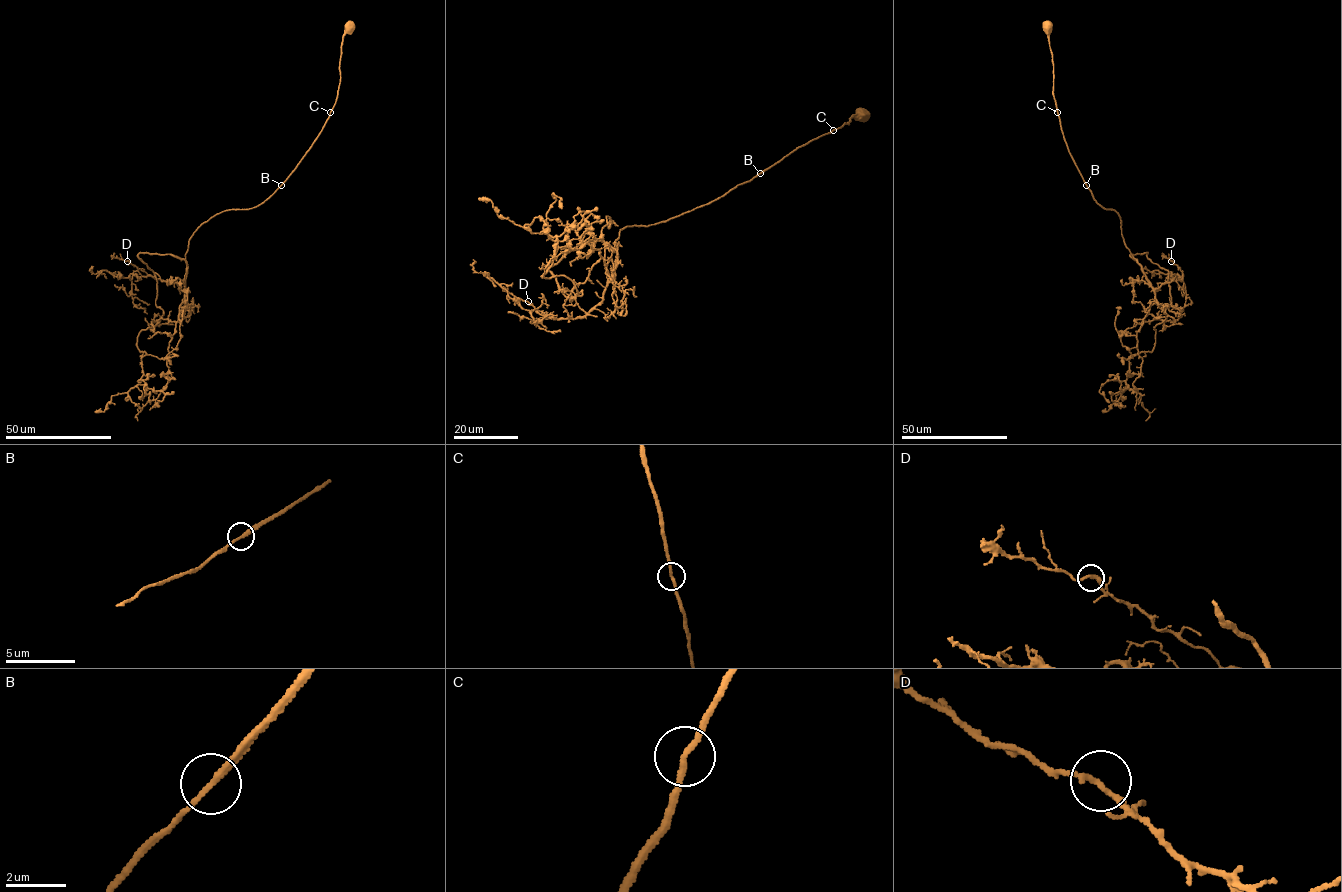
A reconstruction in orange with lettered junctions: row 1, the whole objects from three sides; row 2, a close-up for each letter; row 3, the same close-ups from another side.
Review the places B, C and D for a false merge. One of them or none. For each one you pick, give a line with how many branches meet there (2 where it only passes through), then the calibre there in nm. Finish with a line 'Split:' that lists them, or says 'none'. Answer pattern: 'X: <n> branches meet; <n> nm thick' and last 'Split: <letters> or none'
Split: none

